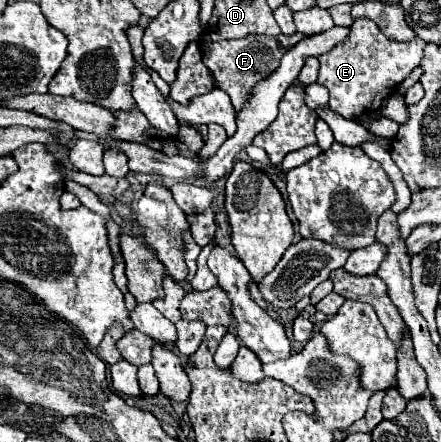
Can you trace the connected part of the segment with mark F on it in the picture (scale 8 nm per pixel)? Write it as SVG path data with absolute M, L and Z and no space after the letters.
M293 33L291 37L289 35L277 35L277 37L247 35L241 39L211 39L209 35L203 35L199 39L199 47L203 53L203 63L213 71L217 87L229 93L235 111L241 111L249 101L253 87L265 77L269 77L269 73L273 73L273 69L279 65L283 51L299 43L303 37L305 37L303 33Z

